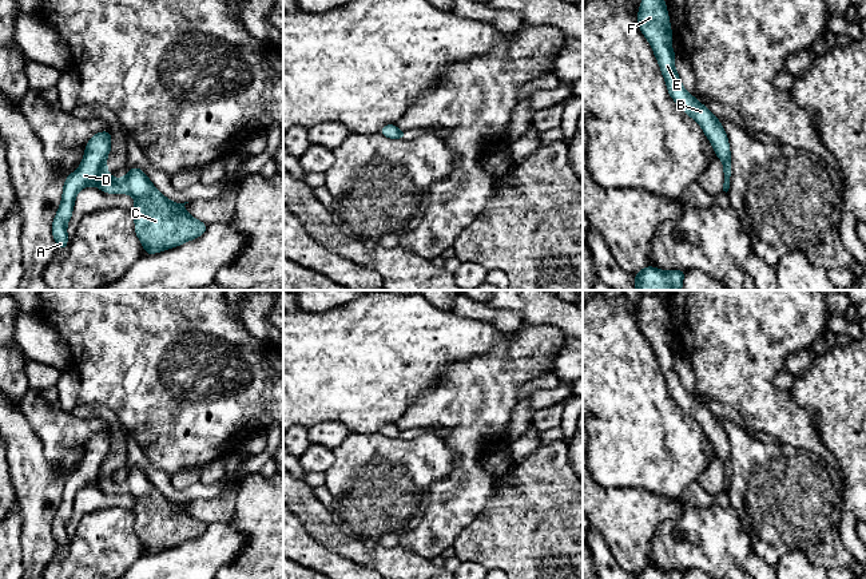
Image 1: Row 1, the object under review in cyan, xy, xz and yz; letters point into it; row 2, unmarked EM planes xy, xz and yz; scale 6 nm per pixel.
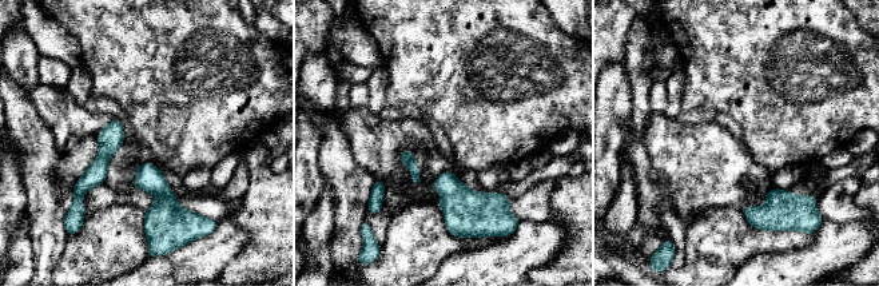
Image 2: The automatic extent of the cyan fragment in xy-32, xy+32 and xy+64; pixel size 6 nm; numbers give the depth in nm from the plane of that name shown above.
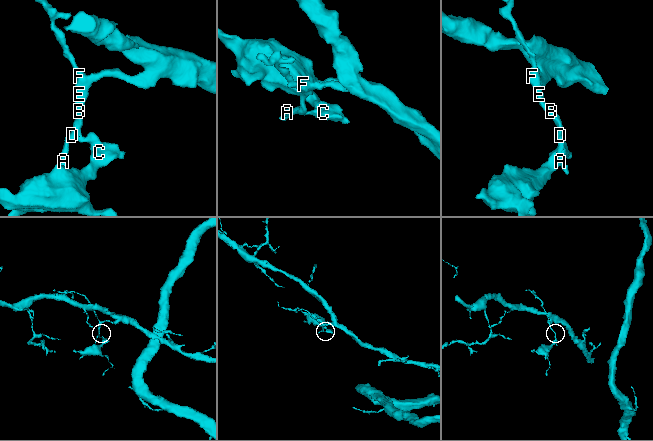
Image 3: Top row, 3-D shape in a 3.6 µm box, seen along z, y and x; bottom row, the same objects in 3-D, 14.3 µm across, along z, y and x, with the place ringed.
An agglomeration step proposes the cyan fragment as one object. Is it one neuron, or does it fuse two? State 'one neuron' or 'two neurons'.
two neurons

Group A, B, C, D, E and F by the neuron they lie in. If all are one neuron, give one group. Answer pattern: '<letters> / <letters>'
A B D E F / C

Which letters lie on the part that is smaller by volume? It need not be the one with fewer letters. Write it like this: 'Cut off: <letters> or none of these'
Cut off: C

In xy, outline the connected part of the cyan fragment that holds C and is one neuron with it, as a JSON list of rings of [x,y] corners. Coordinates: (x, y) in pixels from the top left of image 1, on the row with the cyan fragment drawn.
[[[104,159],[98,187],[107,194],[123,193],[135,198],[134,230],[144,246],[144,254],[176,247],[203,235],[207,230],[204,222],[196,221],[183,209],[188,202],[180,205],[171,202],[136,166],[124,178],[115,179],[108,174]]]

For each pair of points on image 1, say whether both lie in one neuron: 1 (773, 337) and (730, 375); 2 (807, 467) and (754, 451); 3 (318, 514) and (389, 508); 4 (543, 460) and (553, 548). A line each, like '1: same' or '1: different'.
1: same
2: same
3: different
4: same

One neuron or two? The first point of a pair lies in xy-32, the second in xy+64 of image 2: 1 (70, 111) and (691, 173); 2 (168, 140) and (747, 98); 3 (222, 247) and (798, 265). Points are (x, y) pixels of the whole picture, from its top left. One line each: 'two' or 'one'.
1: one
2: one
3: one

